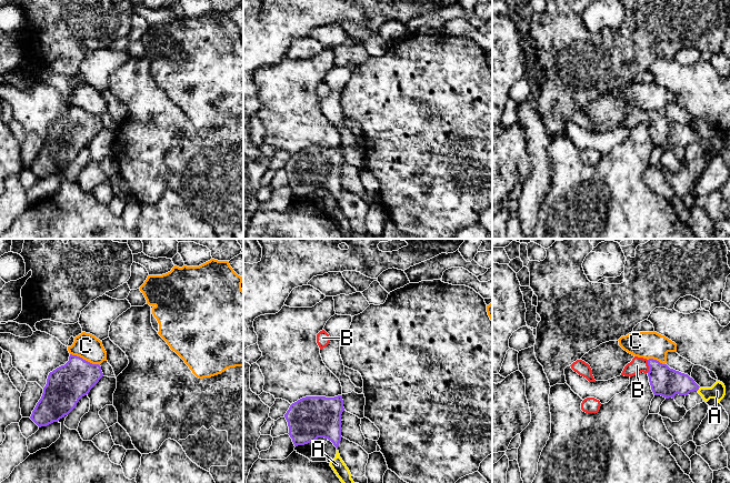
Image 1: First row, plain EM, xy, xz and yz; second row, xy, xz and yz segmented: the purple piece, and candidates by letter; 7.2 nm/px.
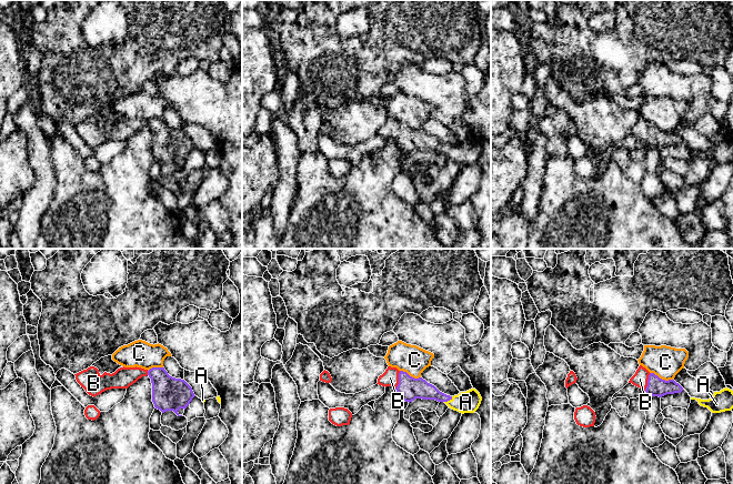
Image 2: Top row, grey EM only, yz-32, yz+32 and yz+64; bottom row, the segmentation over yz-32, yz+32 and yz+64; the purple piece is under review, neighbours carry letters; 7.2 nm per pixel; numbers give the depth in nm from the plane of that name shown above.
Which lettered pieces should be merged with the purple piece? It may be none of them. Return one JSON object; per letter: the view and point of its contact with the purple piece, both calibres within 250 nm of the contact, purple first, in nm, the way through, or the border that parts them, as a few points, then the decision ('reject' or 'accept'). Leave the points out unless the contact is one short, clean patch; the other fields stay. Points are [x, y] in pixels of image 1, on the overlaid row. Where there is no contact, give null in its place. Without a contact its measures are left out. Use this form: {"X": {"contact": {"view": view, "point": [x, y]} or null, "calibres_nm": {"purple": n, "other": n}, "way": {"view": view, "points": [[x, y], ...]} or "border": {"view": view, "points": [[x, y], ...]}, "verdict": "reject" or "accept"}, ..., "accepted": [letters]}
{"A": {"contact": {"view": "yz", "point": [698, 389]}, "calibres_nm": {"purple": 220, "other": 110}, "way": {"view": "yz", "points": [[667, 382], [688, 384], [698, 389], [717, 391]]}, "verdict": "accept"}, "B": {"contact": {"view": "yz", "point": [649, 366]}, "calibres_nm": {"purple": 220, "other": 110}, "way": {"view": "yz", "points": [[667, 382], [649, 366], [637, 365]]}, "verdict": "accept"}, "C": {"contact": {"view": "xy", "point": [84, 360]}, "calibres_nm": {"purple": 280, "other": 190}, "border": {"view": "xy", "points": [[70, 353], [99, 365]]}, "verdict": "reject"}, "accepted": ["A", "B"]}

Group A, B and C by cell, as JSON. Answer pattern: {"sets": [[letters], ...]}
{"sets": [["A", "B"], ["C"]]}

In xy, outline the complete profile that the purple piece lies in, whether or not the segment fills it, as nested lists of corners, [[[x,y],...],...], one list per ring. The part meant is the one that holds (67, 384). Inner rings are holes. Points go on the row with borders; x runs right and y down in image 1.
[[[70,354],[69,361],[49,373],[43,393],[37,403],[30,419],[39,426],[47,426],[68,415],[79,400],[87,395],[90,390],[103,376],[101,366],[92,364],[80,356]]]

